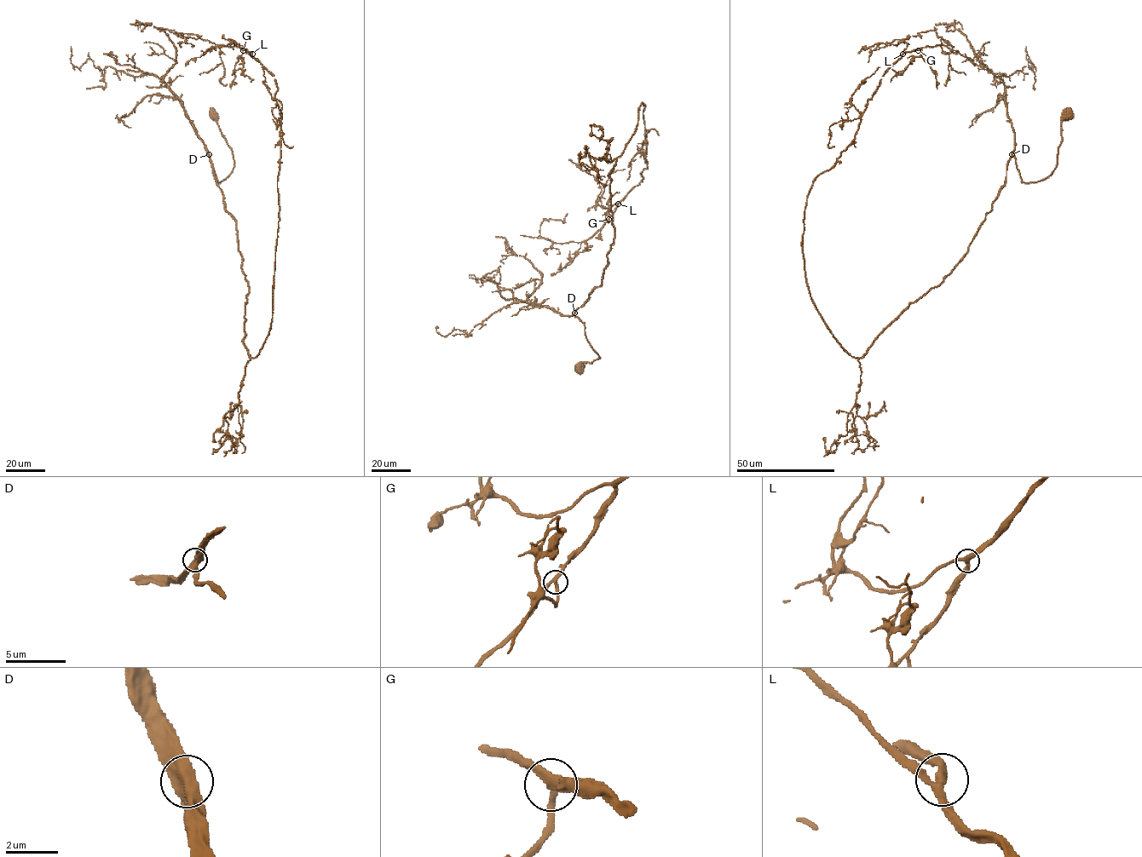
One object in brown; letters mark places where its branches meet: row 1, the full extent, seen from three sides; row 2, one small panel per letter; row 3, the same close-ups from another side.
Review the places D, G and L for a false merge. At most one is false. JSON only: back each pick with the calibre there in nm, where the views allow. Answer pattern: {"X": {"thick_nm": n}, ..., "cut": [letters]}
{"cut": []}

